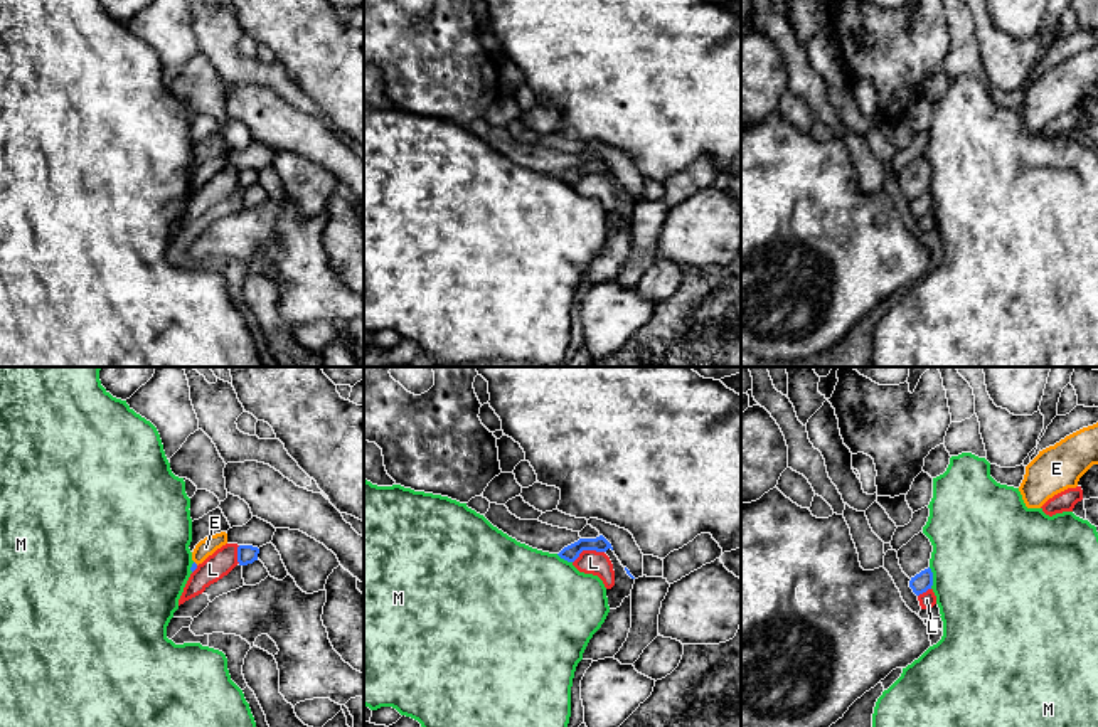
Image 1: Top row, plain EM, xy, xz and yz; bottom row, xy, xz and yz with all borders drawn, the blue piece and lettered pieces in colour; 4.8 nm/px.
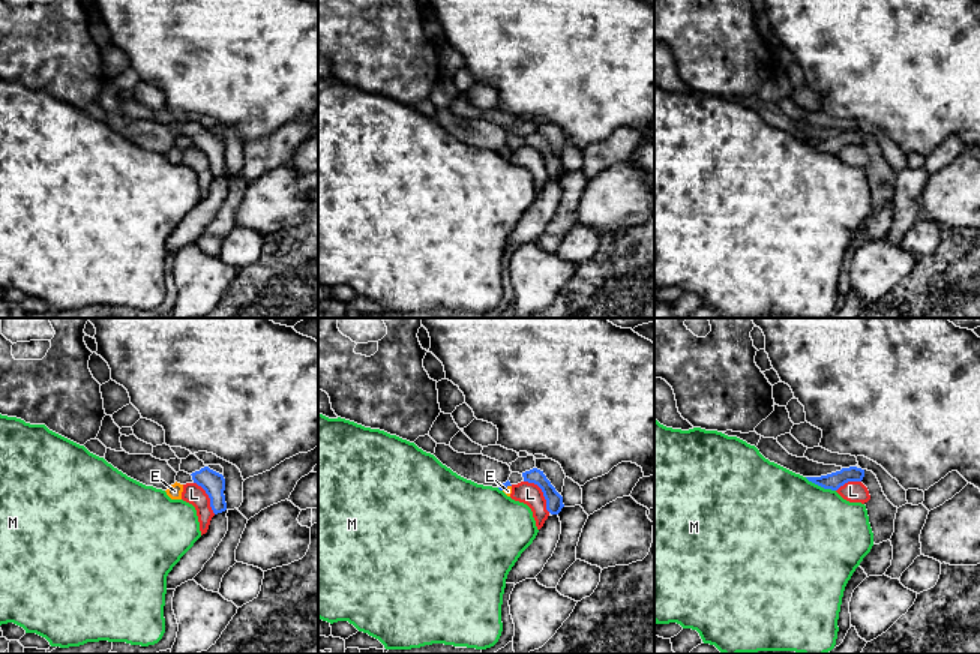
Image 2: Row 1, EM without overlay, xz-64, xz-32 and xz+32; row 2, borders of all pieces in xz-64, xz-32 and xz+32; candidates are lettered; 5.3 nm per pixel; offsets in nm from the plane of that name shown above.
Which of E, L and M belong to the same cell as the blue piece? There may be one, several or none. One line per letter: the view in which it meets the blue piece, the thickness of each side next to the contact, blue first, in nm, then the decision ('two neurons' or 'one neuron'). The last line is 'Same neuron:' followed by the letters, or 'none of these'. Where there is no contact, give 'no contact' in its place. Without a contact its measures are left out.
E: no contact | one neuron
L: xz | 80/110 nm | two neurons
M: yz | 90/500 nm | two neurons
Same neuron: E

